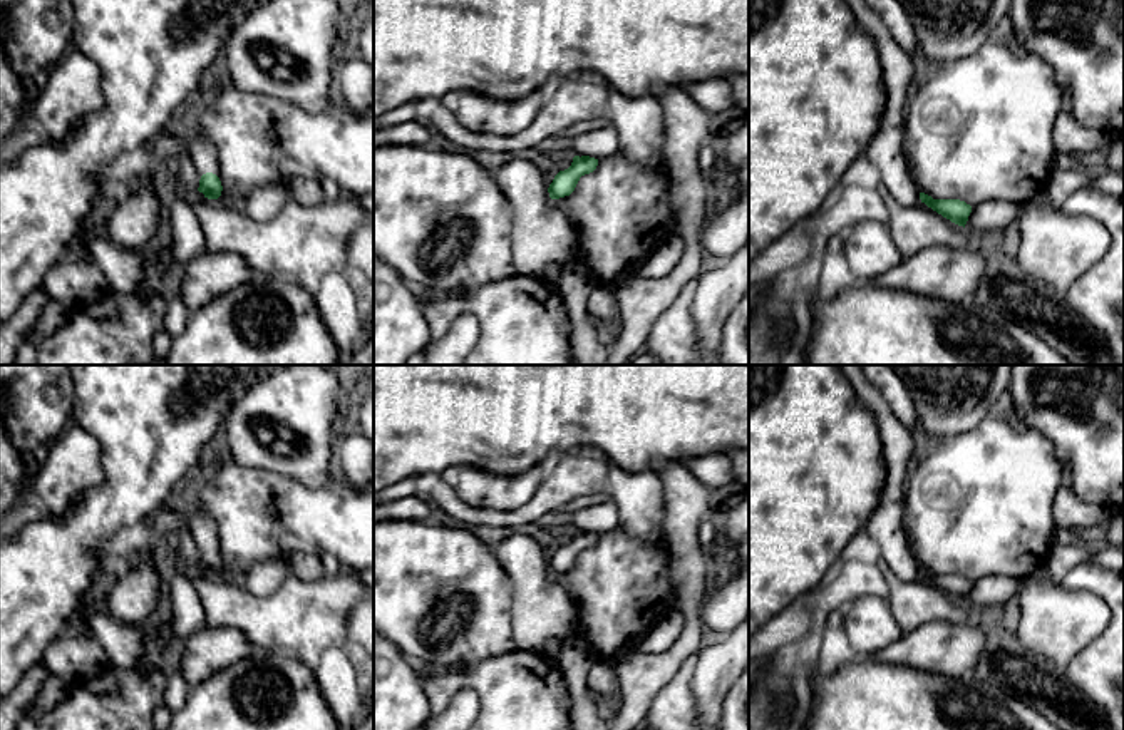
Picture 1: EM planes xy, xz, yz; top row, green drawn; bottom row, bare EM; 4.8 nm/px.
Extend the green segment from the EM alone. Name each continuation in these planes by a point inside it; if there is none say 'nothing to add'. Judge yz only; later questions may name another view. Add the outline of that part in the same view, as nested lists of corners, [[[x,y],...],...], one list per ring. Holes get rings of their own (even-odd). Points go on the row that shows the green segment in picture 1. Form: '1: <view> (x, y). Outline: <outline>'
nothing to add

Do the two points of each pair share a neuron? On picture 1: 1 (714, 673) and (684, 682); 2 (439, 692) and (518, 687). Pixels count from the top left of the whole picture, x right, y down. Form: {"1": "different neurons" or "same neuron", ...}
{"1": "different neurons", "2": "same neuron"}

